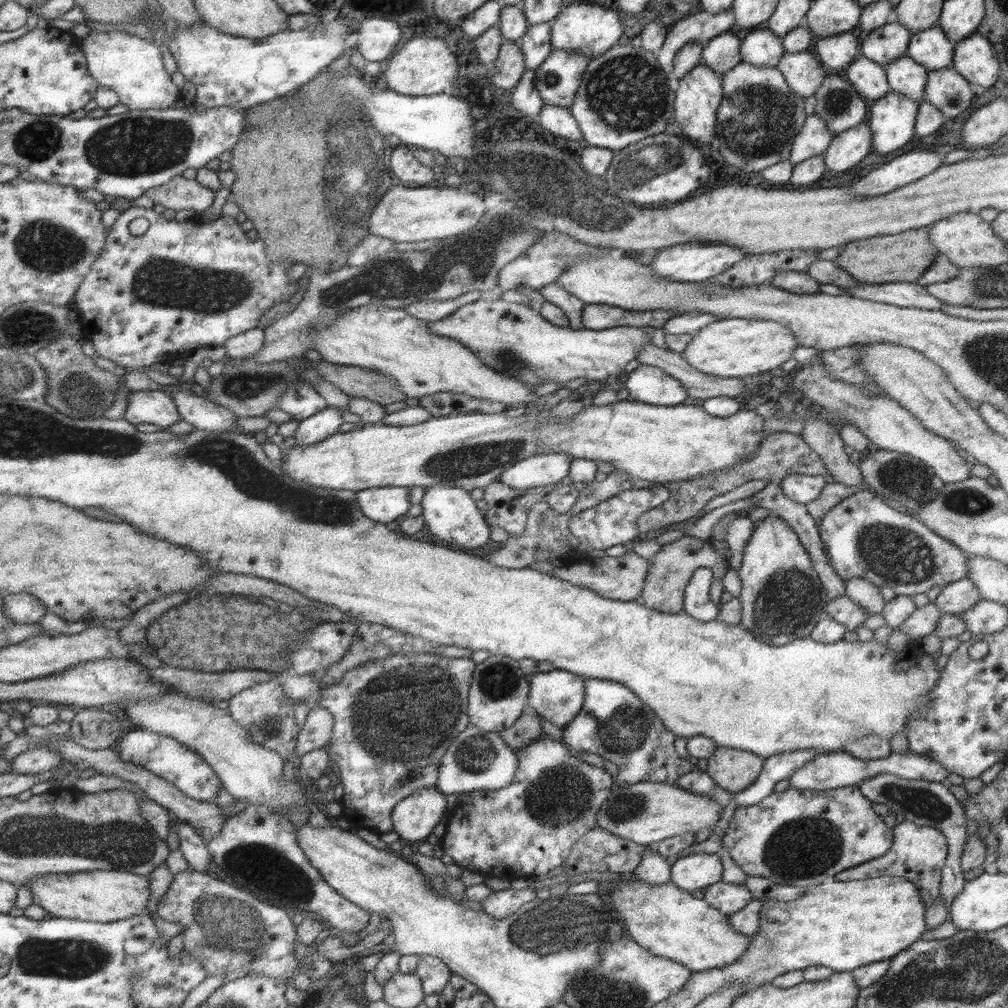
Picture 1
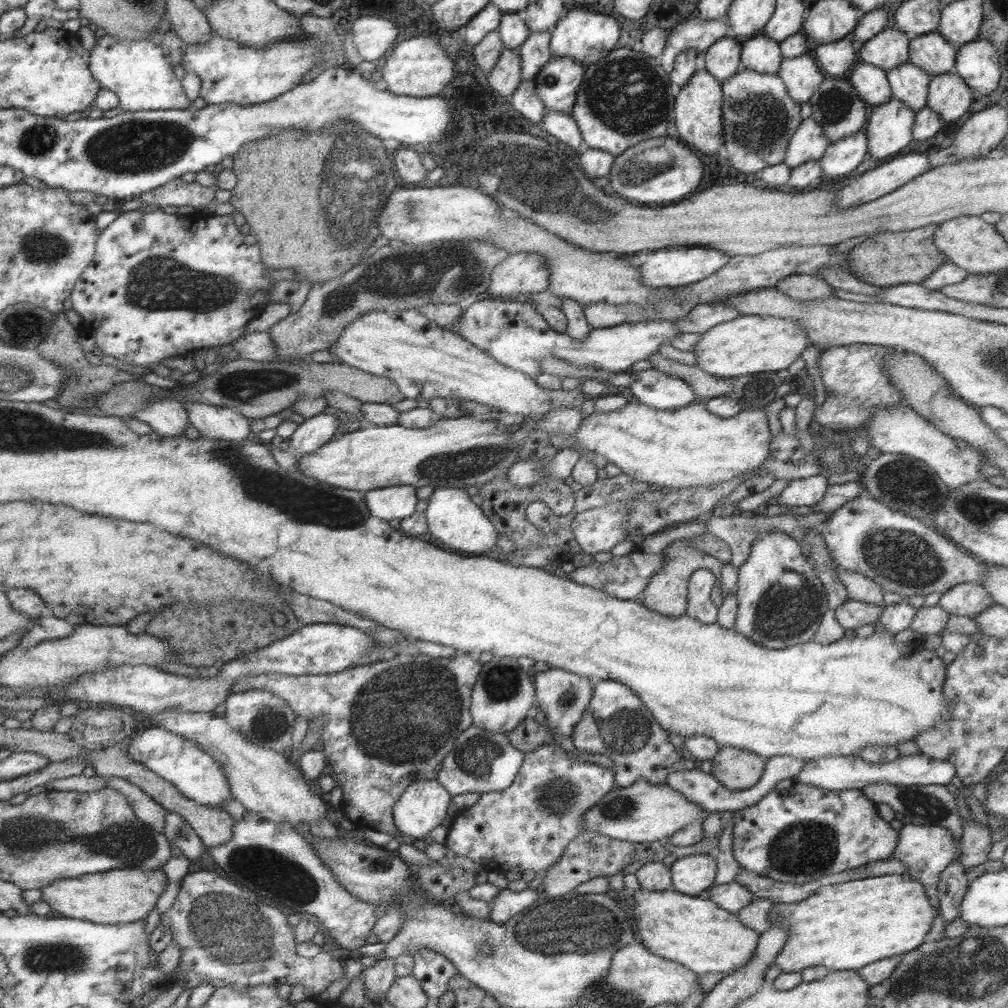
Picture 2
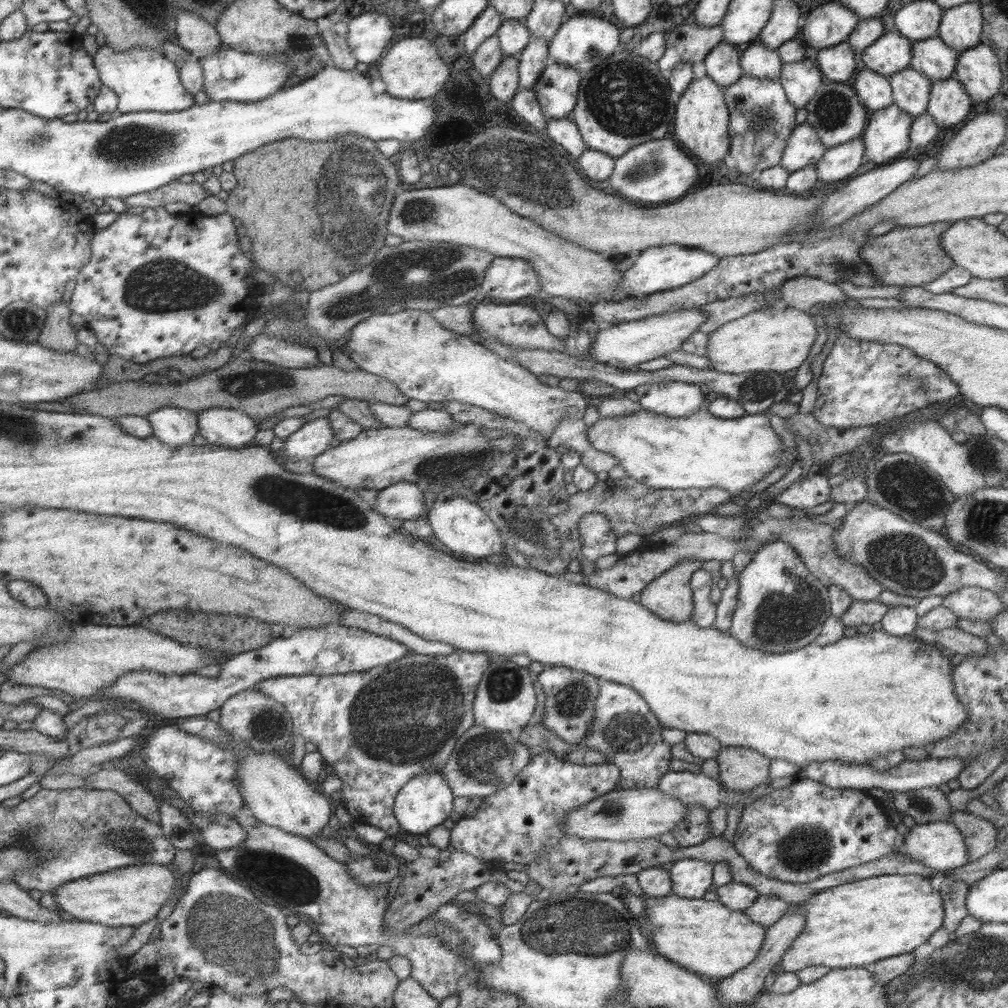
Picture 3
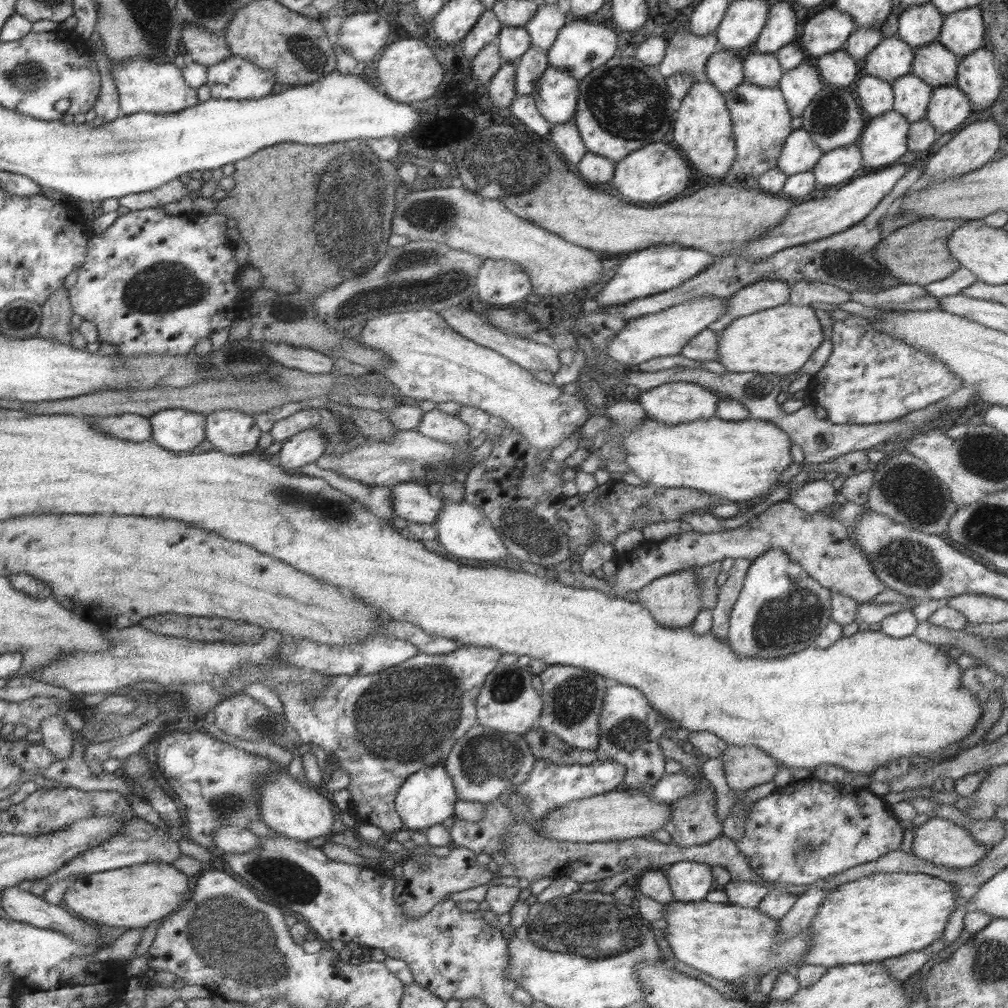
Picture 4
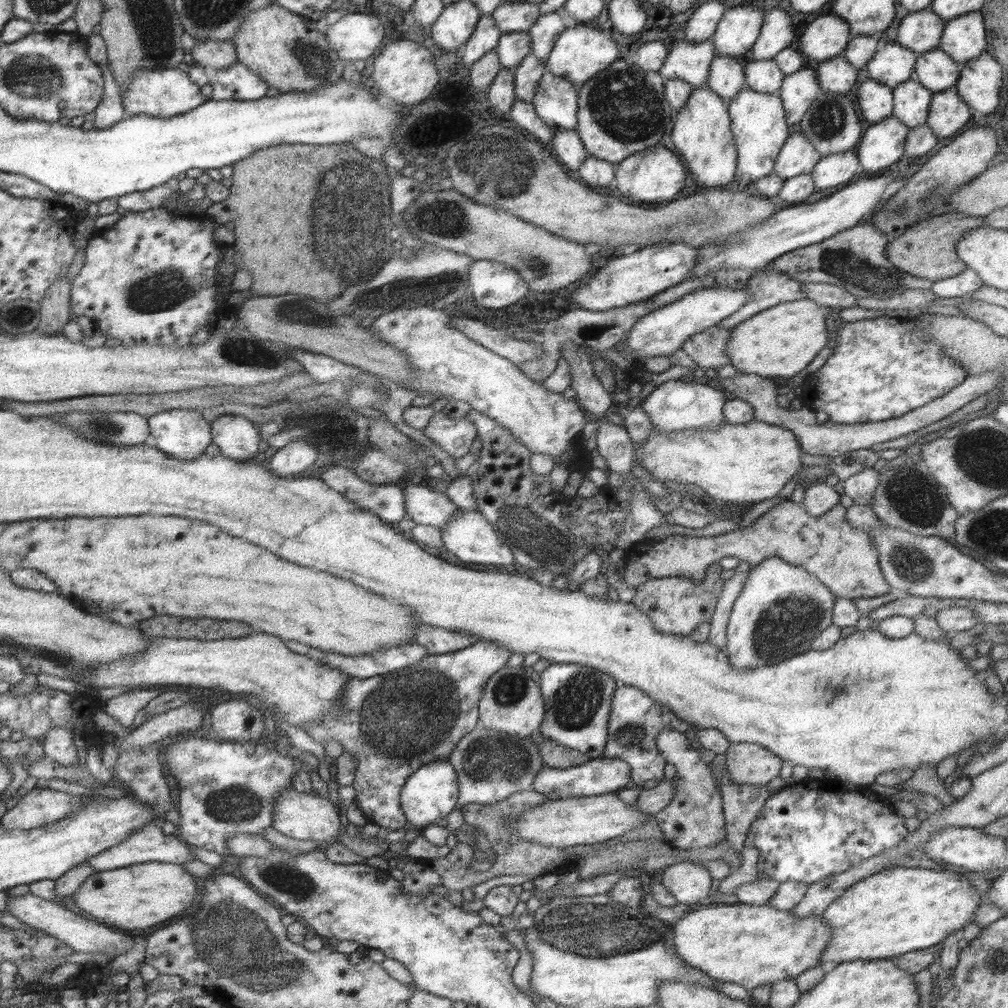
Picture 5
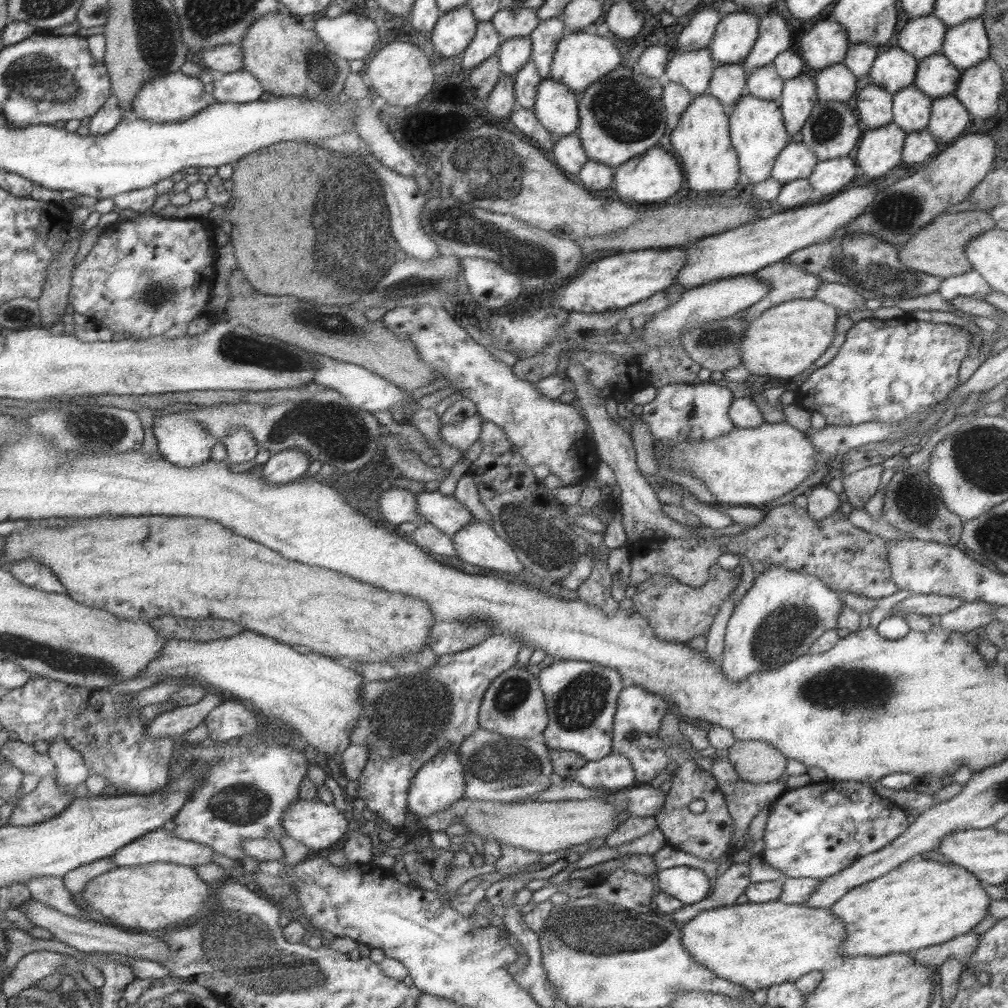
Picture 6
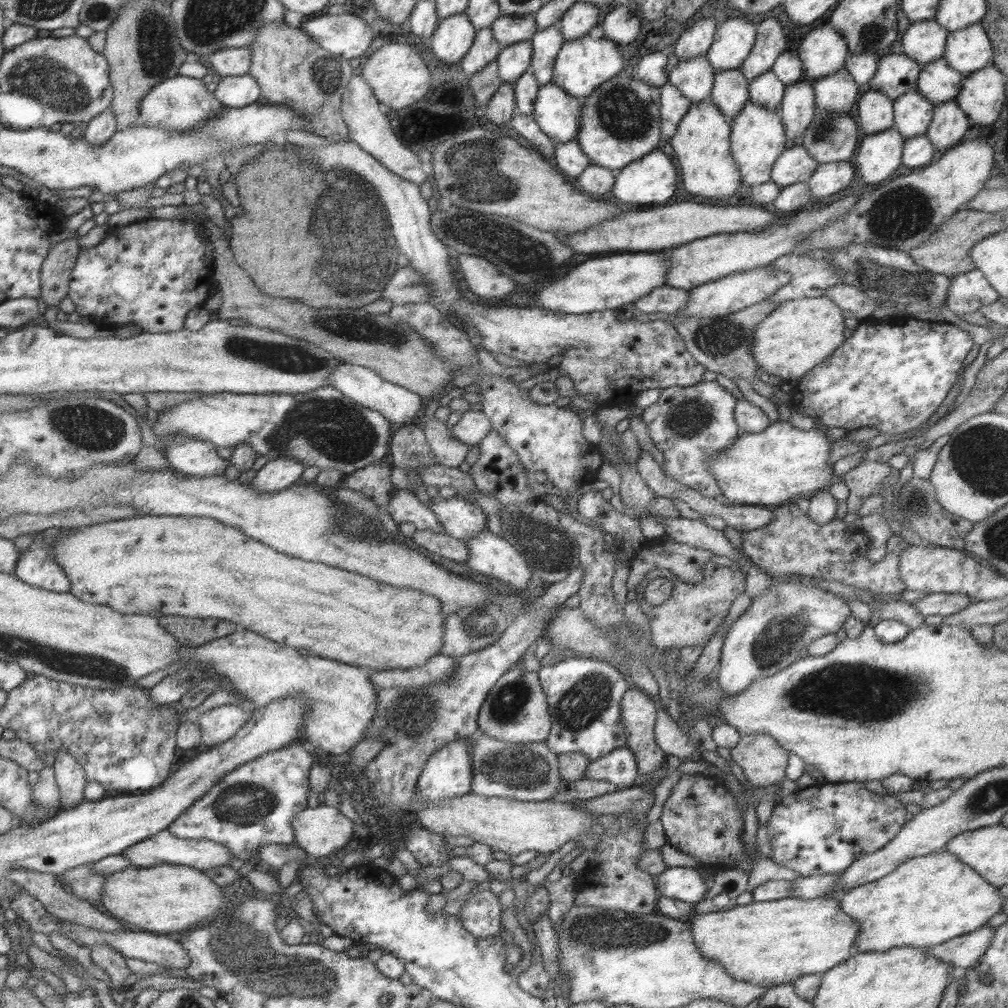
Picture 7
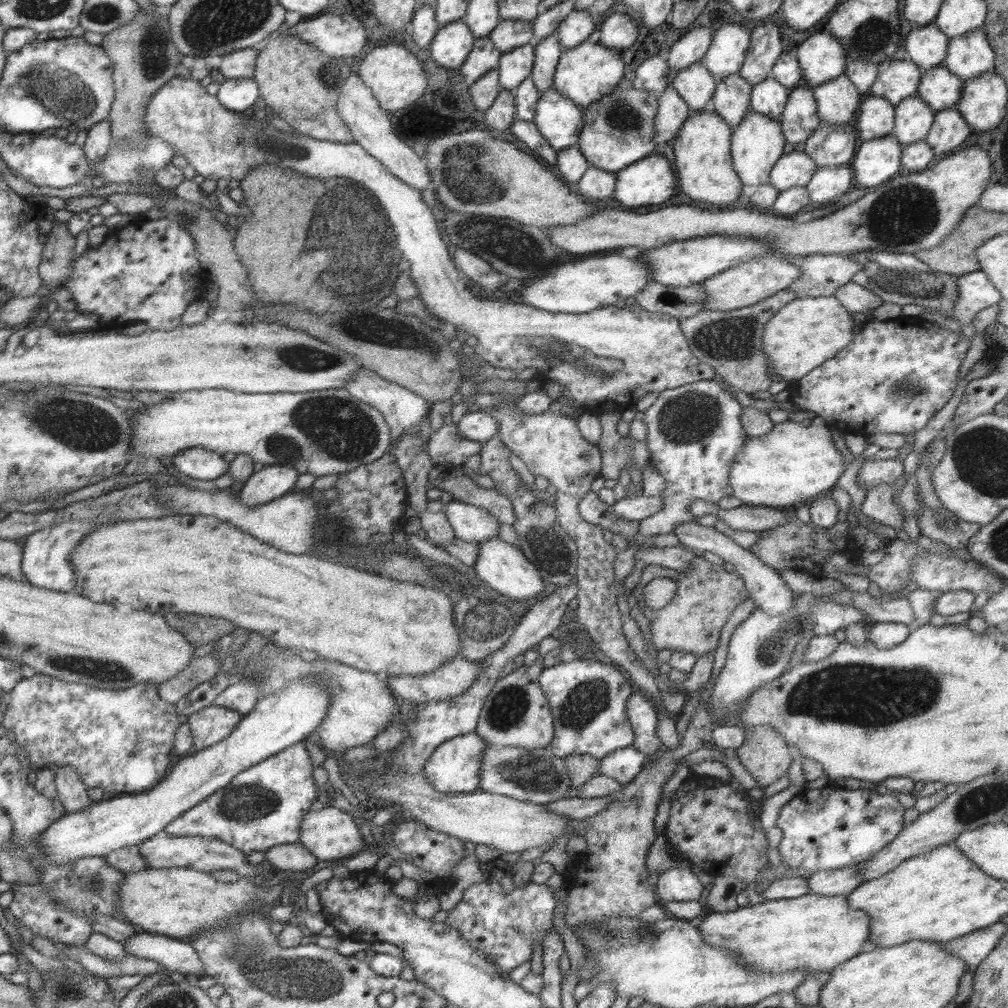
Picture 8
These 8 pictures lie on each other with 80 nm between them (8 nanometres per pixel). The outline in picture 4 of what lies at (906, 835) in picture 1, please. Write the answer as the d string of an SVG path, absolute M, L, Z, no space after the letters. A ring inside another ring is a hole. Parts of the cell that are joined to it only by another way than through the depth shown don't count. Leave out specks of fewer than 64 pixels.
M937 816L927 819L922 825L915 827L913 832L910 854L917 859L927 860L933 863L933 865L951 868L969 868L969 866L975 866L992 847L977 844L969 836L966 828L961 828Z

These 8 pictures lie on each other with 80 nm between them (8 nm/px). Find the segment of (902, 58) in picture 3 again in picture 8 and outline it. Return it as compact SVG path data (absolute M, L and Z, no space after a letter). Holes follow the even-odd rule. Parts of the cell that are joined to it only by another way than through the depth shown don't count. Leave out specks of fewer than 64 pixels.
M891 58L884 63L869 87L870 94L881 96L891 105L897 106L901 100L916 94L921 75L922 70L908 58Z

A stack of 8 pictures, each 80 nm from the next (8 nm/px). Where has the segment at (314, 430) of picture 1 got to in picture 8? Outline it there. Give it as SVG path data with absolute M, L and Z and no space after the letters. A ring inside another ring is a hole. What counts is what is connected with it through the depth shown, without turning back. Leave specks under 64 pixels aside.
M263 465L246 478L237 496L248 507L263 504L293 490L297 476L298 472L289 465Z

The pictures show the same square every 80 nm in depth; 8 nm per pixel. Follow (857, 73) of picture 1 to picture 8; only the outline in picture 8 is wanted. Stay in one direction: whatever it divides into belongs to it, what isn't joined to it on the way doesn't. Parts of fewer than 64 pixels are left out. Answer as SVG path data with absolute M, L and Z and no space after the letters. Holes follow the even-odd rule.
M863 96L859 104L856 130L860 142L892 135L894 128L894 106L881 96Z

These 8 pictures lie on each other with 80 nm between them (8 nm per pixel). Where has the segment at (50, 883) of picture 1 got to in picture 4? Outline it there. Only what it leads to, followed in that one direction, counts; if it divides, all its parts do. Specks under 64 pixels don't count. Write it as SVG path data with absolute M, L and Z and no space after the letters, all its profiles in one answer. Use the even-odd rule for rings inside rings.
M144 863L75 877L62 892L61 905L86 922L139 928L172 913L185 900L187 875L171 864Z

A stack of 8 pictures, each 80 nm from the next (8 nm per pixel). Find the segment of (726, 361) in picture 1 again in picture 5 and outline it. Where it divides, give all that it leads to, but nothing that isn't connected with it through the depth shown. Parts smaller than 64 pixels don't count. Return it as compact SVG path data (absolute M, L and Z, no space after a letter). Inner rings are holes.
M801 298L776 304L750 316L730 329L730 337L724 348L728 364L745 374L791 378L804 370L827 344L830 324L825 314L828 312L829 307Z

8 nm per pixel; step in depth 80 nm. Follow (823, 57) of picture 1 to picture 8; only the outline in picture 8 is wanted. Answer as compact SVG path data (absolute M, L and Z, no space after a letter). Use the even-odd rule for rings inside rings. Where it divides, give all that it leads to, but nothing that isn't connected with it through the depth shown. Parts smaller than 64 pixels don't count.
M844 72L811 89L817 105L817 115L825 124L848 124L861 101L860 92Z

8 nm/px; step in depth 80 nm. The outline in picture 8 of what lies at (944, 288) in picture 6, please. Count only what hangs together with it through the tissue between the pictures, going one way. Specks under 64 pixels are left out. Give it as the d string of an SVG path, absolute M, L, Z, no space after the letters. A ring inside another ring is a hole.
M981 269L959 275L956 278L956 293L952 316L963 326L971 323L977 312L1002 299Z

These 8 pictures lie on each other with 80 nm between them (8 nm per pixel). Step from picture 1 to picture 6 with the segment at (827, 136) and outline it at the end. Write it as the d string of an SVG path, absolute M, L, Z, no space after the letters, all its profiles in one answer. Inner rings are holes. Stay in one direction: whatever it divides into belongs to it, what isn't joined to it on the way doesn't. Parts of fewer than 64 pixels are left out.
M795 137L790 139L777 155L770 177L781 184L799 178L807 179L813 173L817 162L815 154L800 142L798 137Z

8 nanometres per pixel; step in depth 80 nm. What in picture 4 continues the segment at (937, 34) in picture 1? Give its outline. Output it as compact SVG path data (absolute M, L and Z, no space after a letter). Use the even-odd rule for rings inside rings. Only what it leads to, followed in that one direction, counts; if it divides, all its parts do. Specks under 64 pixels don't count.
M939 40L913 50L910 72L931 88L953 84L958 59Z

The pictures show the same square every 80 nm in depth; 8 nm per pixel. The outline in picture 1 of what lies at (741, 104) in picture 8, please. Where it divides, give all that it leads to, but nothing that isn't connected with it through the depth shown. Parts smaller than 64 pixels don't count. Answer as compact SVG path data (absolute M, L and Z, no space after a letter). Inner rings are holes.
M734 30L721 31L702 47L701 62L720 76L741 61L740 39L740 34Z

